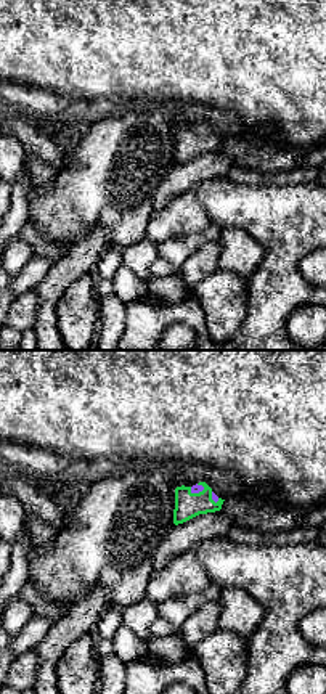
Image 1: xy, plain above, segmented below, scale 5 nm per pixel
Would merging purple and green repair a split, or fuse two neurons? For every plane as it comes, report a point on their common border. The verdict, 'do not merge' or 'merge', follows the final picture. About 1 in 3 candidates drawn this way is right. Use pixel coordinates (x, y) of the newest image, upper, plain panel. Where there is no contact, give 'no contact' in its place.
contact (196, 132)

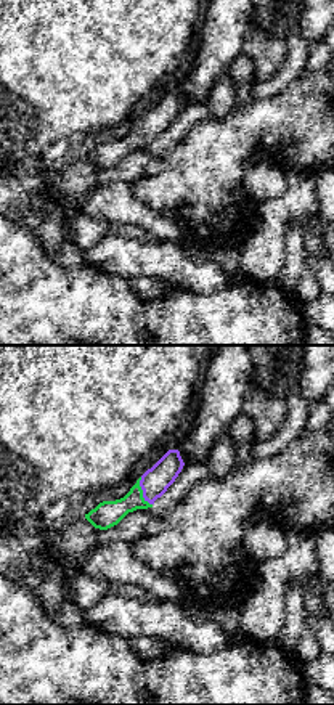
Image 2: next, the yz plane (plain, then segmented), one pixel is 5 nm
contact (143, 132)

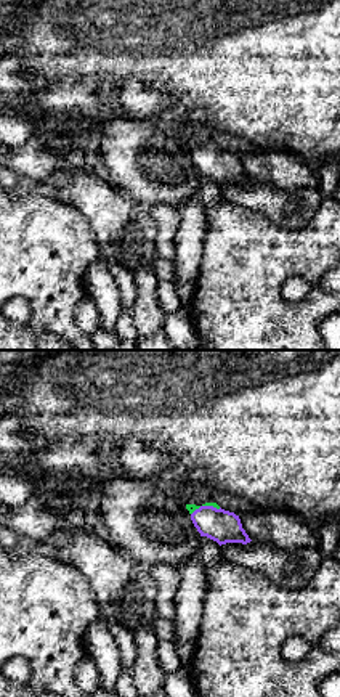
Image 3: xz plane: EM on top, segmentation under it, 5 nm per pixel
contact (206, 146)

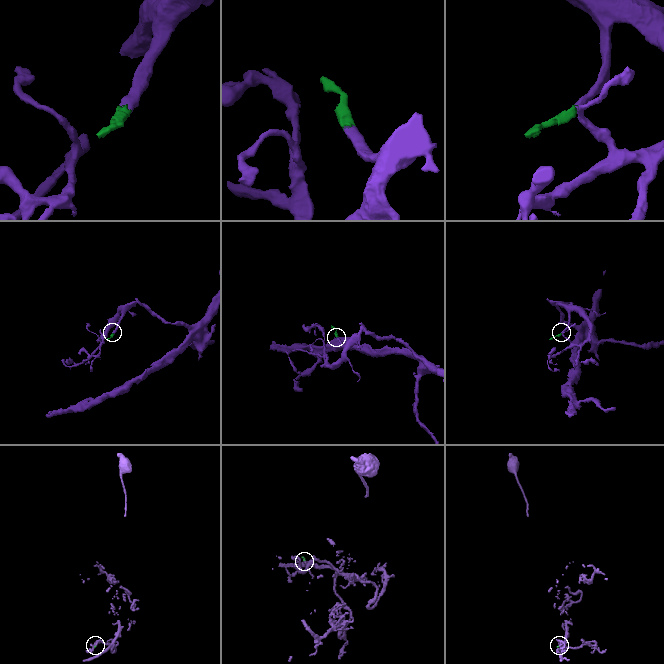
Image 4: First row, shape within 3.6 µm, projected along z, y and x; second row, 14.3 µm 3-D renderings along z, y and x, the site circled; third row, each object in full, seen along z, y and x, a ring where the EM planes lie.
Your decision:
merge

